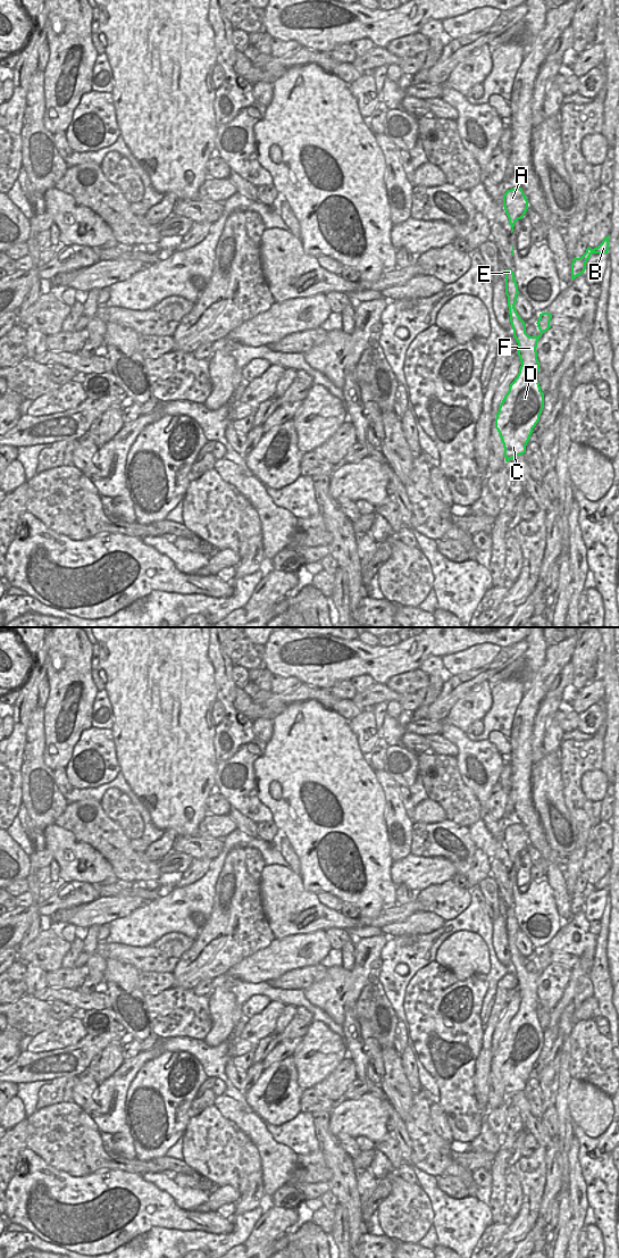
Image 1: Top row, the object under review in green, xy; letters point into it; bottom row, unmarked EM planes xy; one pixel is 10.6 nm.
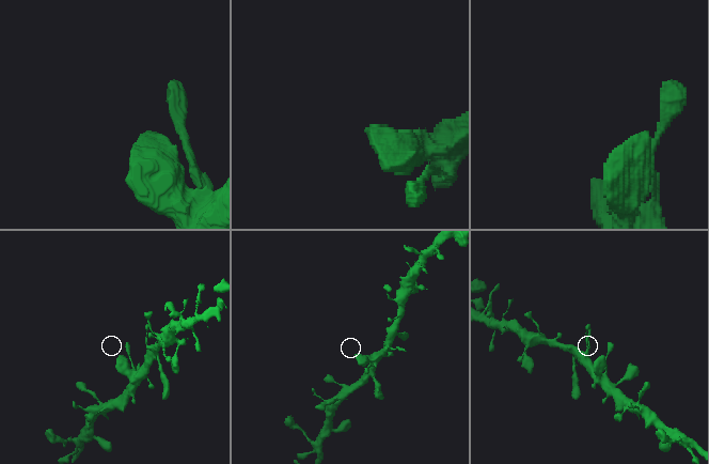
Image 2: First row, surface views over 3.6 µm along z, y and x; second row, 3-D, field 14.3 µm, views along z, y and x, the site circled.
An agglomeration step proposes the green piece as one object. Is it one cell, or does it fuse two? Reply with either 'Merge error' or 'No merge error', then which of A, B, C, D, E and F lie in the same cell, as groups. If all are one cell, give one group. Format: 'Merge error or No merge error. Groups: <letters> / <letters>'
No merge error. Groups: A B C D E F

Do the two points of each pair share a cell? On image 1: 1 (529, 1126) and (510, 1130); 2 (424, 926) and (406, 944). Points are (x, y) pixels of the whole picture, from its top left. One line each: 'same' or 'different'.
1: different
2: different

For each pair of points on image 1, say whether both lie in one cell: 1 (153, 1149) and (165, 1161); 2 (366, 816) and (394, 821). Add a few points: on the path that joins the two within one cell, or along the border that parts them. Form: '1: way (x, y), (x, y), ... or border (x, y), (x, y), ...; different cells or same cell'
1: border (165, 1155), (158, 1158), (149, 1158), (145, 1161); different cells
2: border (384, 792), (385, 831), (391, 846); different cells

